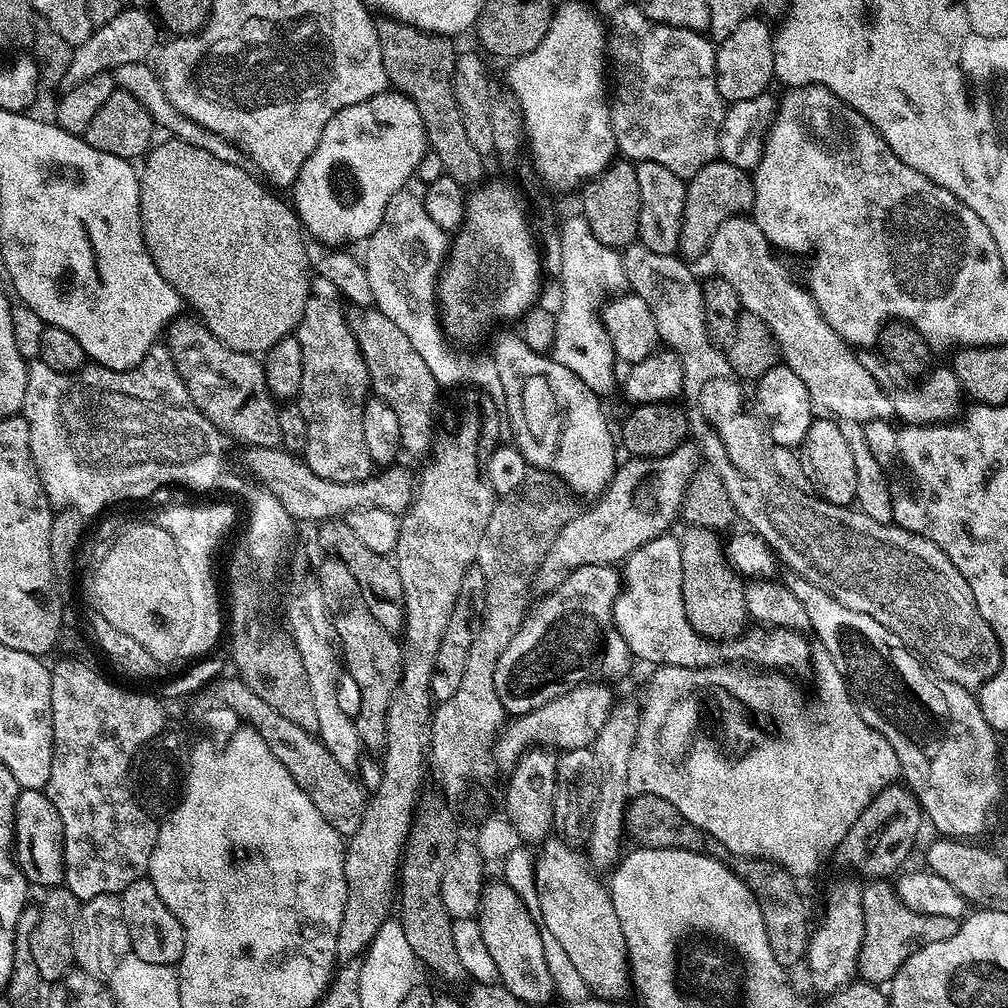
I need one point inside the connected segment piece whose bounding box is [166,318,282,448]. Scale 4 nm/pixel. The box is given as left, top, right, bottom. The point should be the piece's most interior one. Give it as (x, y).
(228, 387)

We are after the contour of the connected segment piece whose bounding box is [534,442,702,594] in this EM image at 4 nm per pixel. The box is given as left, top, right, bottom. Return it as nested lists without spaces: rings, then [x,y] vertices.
[[[692,442],[679,444],[672,452],[655,458],[628,458],[617,467],[608,489],[585,512],[577,511],[550,542],[534,573],[537,593],[552,592],[573,568],[587,564],[617,565],[656,536],[663,536],[682,512],[684,490],[702,456]]]

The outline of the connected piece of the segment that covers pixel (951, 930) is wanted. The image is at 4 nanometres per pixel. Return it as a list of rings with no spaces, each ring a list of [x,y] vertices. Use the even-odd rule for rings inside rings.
[[[872,878],[860,892],[860,905],[864,915],[864,931],[860,943],[859,973],[865,981],[877,986],[892,979],[896,971],[921,948],[930,943],[954,938],[958,921],[942,918],[938,914],[918,914],[897,899],[895,887],[887,879]]]

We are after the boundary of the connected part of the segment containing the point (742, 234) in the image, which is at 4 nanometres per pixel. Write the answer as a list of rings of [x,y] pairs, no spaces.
[[[742,215],[732,216],[726,222],[722,222],[722,226],[718,226],[718,230],[712,235],[710,256],[711,252],[712,260],[720,271],[717,273],[723,280],[730,282],[730,286],[734,286],[741,309],[753,312],[755,316],[762,318],[762,322],[766,322],[776,340],[776,347],[783,363],[787,364],[790,370],[794,370],[798,378],[802,378],[813,405],[821,404],[828,411],[825,413],[840,420],[853,420],[862,425],[868,424],[871,420],[891,421],[895,417],[894,399],[891,395],[888,396],[887,390],[884,389],[885,385],[877,380],[870,370],[866,370],[866,366],[848,343],[837,332],[830,330],[826,318],[822,318],[807,287],[803,283],[795,284],[788,277],[787,270],[776,261],[777,253],[768,243],[766,234],[758,230],[755,220]]]

